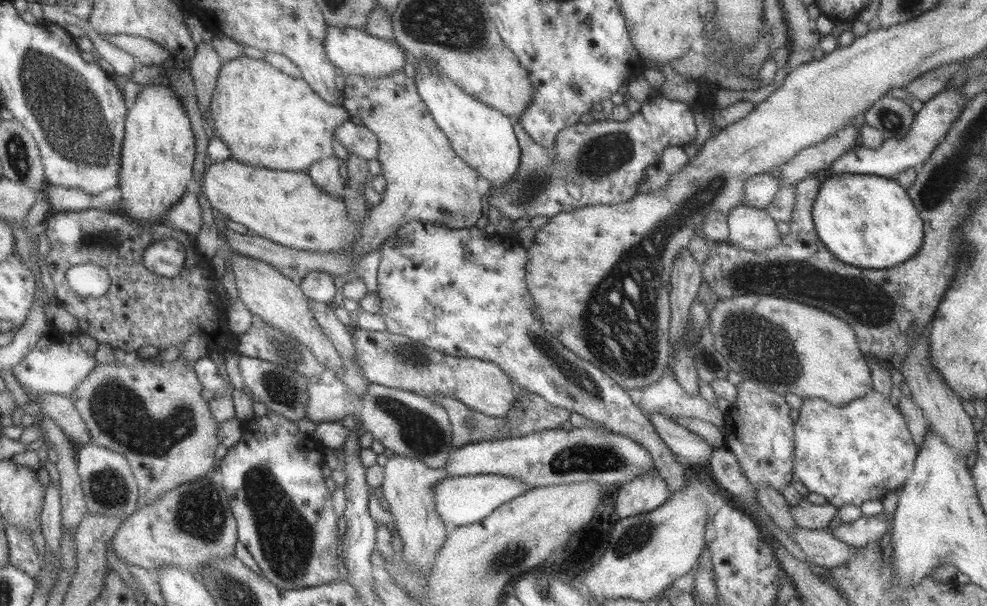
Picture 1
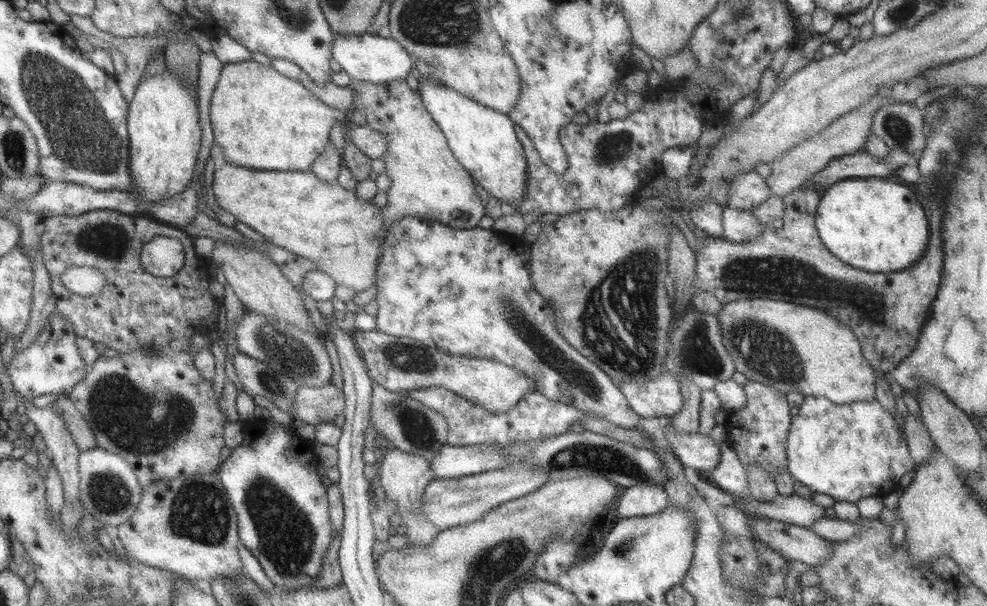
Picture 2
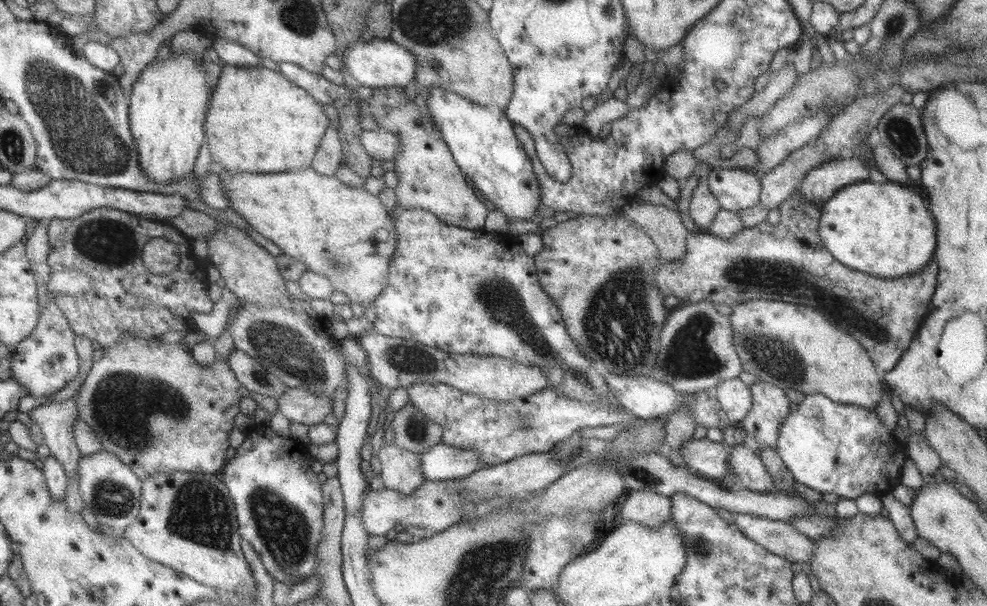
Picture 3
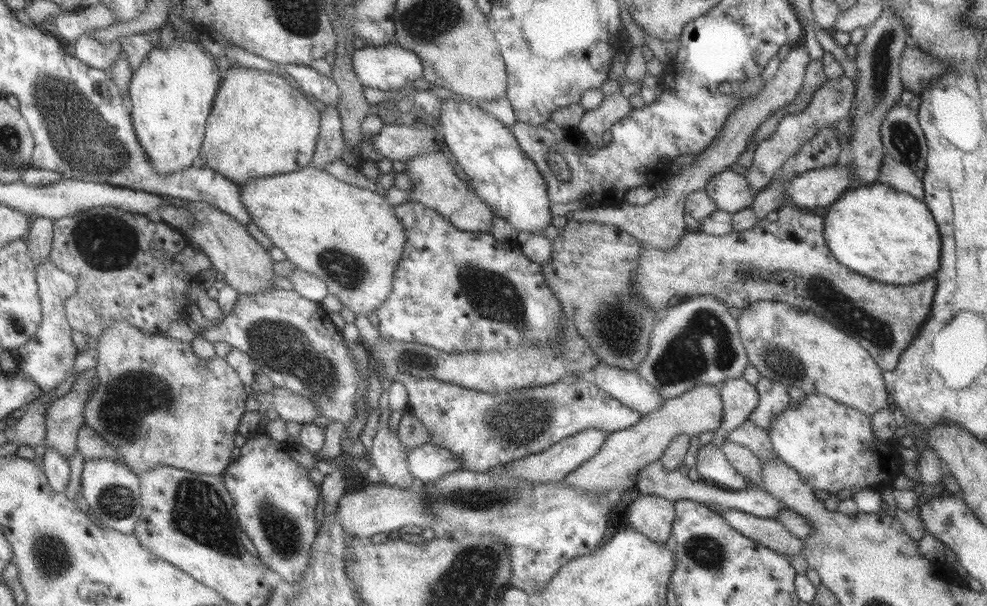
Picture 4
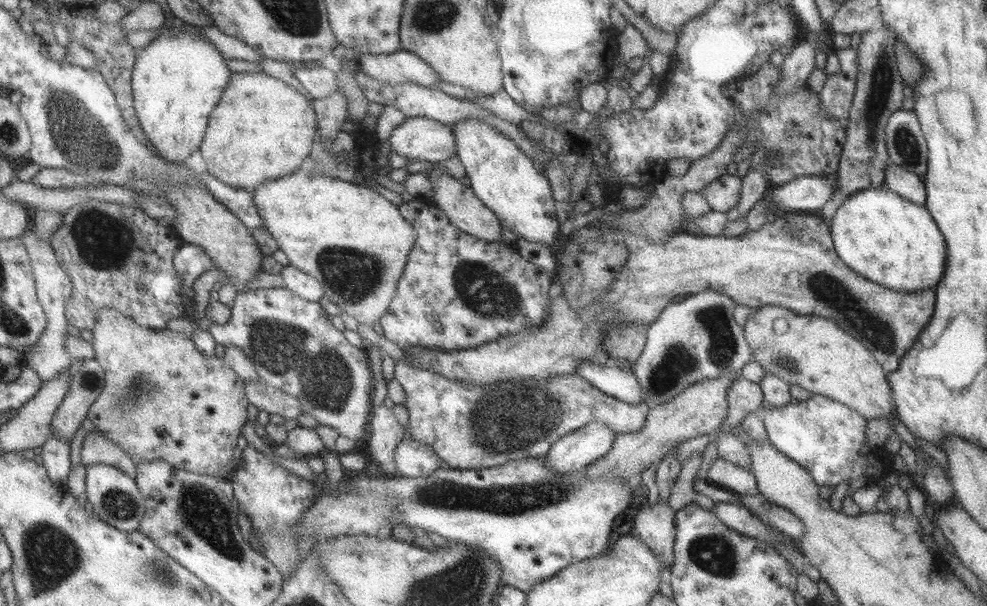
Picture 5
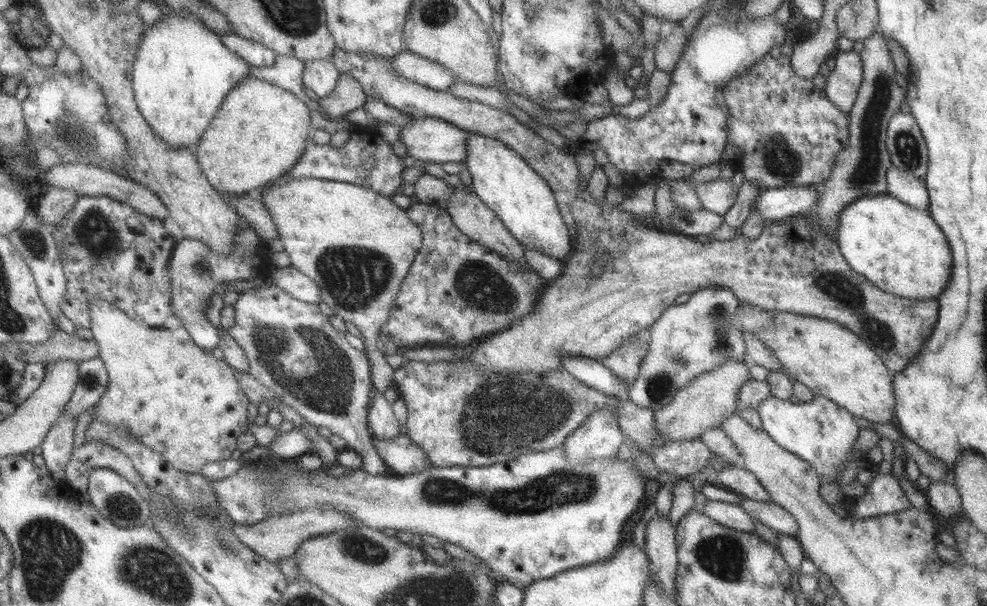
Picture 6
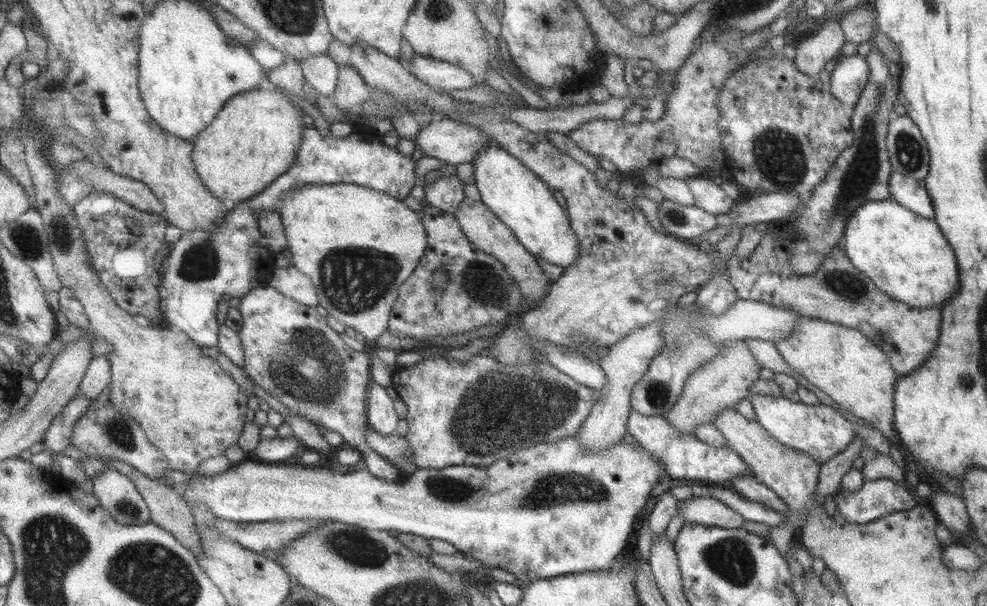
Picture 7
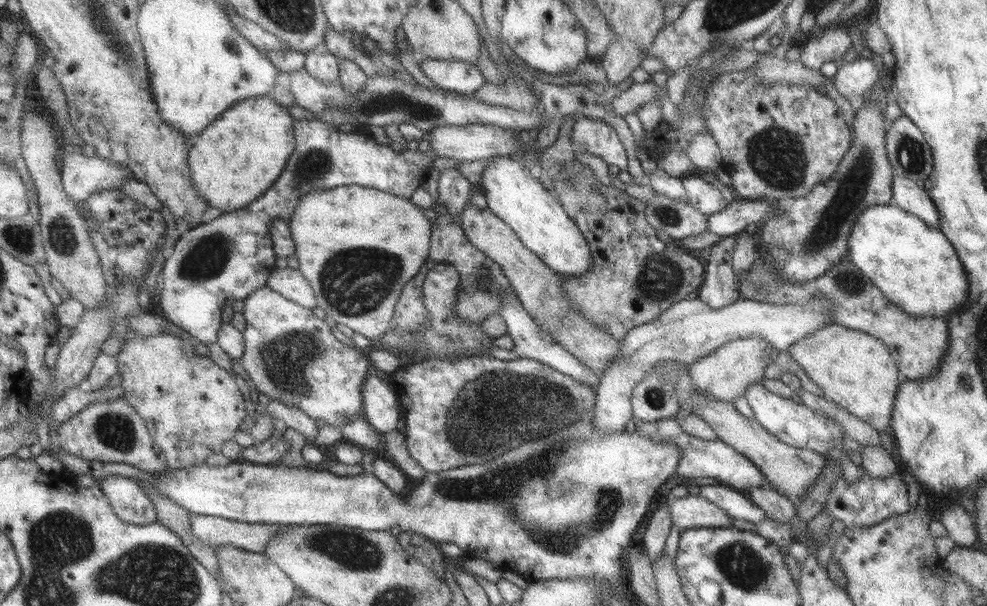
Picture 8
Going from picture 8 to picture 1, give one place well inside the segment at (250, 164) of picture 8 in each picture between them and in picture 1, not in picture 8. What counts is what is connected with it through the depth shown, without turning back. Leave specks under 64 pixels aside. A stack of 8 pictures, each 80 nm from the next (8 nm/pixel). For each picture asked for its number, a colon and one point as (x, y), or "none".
1: (269, 119)
2: (262, 120)
3: (257, 121)
4: (260, 124)
5: (260, 129)
6: (259, 131)
7: (254, 137)

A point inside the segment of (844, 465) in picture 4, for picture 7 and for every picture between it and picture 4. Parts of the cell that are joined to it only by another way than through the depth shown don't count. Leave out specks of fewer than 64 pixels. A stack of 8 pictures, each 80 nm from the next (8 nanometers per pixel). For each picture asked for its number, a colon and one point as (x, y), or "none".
5: (827, 439)
6: (820, 432)
7: (818, 430)

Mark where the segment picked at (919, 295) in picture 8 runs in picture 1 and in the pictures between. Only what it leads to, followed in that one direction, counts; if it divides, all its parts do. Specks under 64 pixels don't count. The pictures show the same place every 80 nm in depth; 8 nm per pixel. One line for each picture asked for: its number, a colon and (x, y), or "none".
1: (867, 221)
2: (870, 224)
3: (885, 230)
4: (876, 231)
5: (889, 240)
6: (899, 249)
7: (905, 255)

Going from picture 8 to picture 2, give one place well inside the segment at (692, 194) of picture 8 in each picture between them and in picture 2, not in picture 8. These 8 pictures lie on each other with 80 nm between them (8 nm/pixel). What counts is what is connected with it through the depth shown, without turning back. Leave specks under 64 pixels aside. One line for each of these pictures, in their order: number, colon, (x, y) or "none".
2: (747, 190)
3: (735, 189)
4: (730, 192)
5: (722, 194)
6: (717, 195)
7: (709, 197)

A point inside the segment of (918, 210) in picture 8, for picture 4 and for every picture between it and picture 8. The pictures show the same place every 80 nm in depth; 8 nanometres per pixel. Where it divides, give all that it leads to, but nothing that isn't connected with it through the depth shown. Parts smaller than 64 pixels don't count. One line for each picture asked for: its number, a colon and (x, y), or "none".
4: (895, 174)
5: (906, 184)
6: (907, 188)
7: (906, 191)

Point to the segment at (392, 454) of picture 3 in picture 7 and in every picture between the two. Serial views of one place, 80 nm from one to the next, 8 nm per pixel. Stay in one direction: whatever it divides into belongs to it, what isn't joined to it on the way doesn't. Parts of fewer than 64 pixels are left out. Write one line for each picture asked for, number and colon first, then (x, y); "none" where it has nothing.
4: (388, 455)
5: (384, 433)
6: (382, 424)
7: (380, 415)

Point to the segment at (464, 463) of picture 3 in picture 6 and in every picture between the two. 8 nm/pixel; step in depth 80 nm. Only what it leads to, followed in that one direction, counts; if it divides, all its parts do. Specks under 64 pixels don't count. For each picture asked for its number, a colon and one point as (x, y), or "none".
4: (426, 463)
5: (414, 459)
6: (401, 455)

